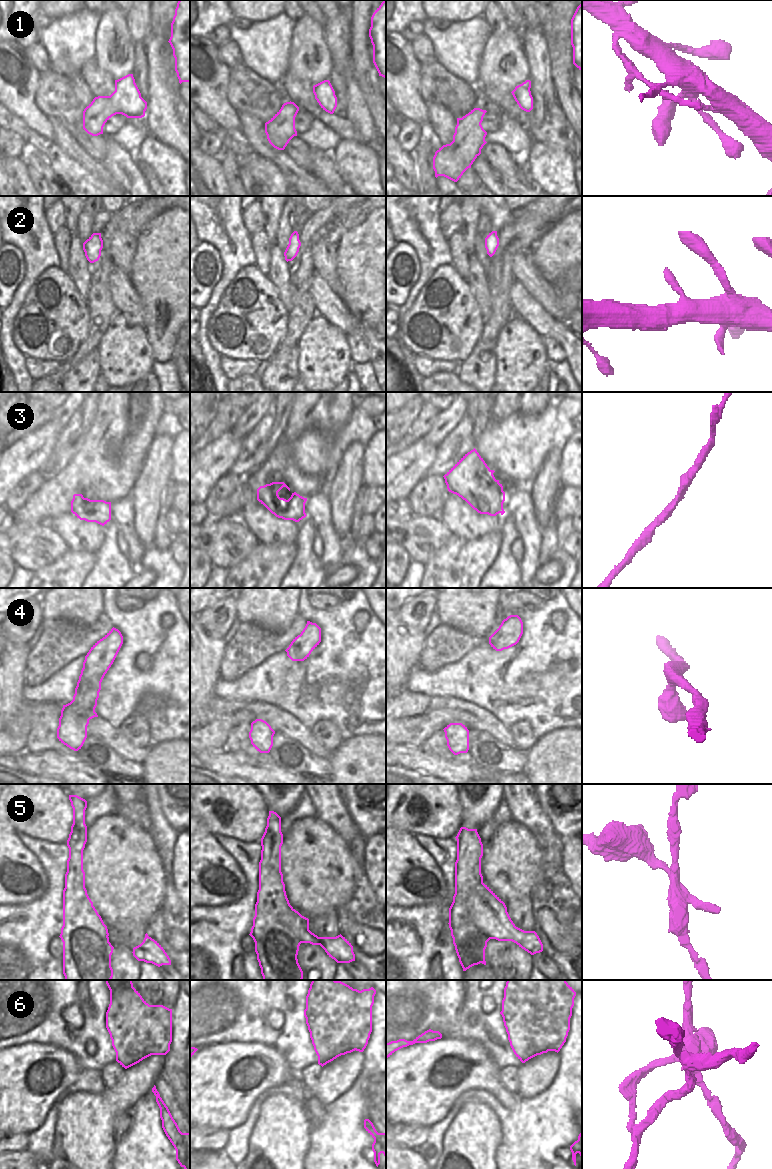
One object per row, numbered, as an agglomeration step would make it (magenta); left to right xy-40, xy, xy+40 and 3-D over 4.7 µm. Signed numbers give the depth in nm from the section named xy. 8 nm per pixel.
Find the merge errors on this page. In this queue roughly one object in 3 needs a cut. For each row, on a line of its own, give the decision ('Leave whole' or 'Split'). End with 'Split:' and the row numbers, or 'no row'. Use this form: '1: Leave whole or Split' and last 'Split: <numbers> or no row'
1: Leave whole
2: Leave whole
3: Split
4: Leave whole
5: Split
6: Split
Split: 3, 5, 6.

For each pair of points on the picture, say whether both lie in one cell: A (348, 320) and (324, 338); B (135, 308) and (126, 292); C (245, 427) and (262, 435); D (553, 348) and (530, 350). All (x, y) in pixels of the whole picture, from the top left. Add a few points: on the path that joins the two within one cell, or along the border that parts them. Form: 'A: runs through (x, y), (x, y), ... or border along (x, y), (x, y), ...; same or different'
A: border along (318, 314), (337, 326), (346, 335); different
B: runs through (131, 304), (126, 299), (126, 296); same
C: border along (266, 412), (261, 420), (243, 438); different
D: border along (542, 337), (546, 357), (551, 364); different

